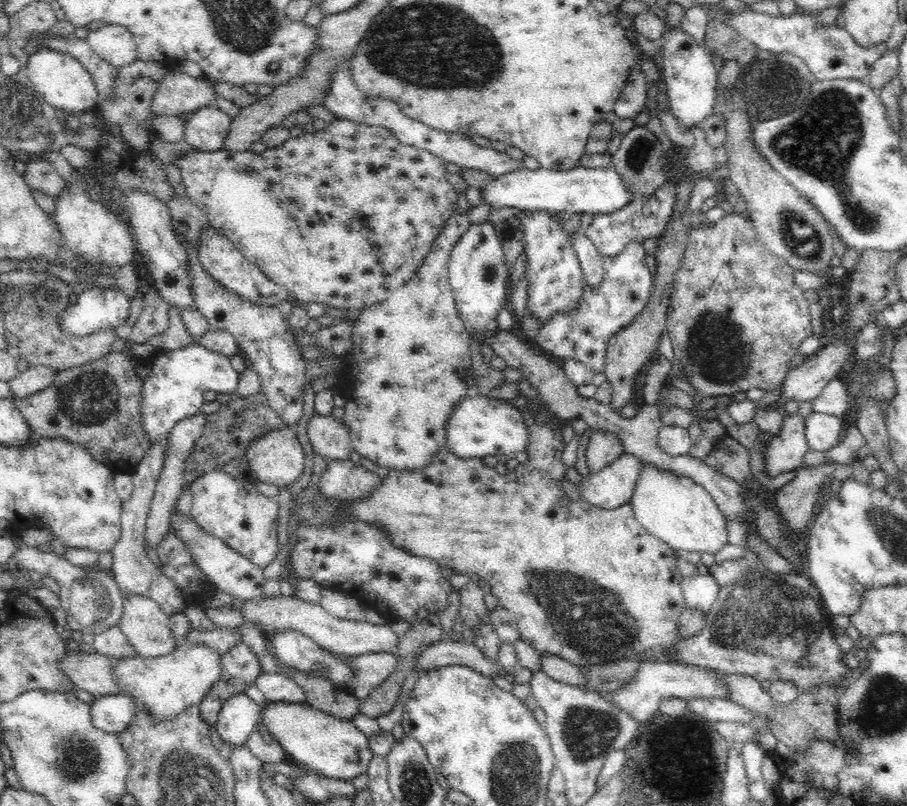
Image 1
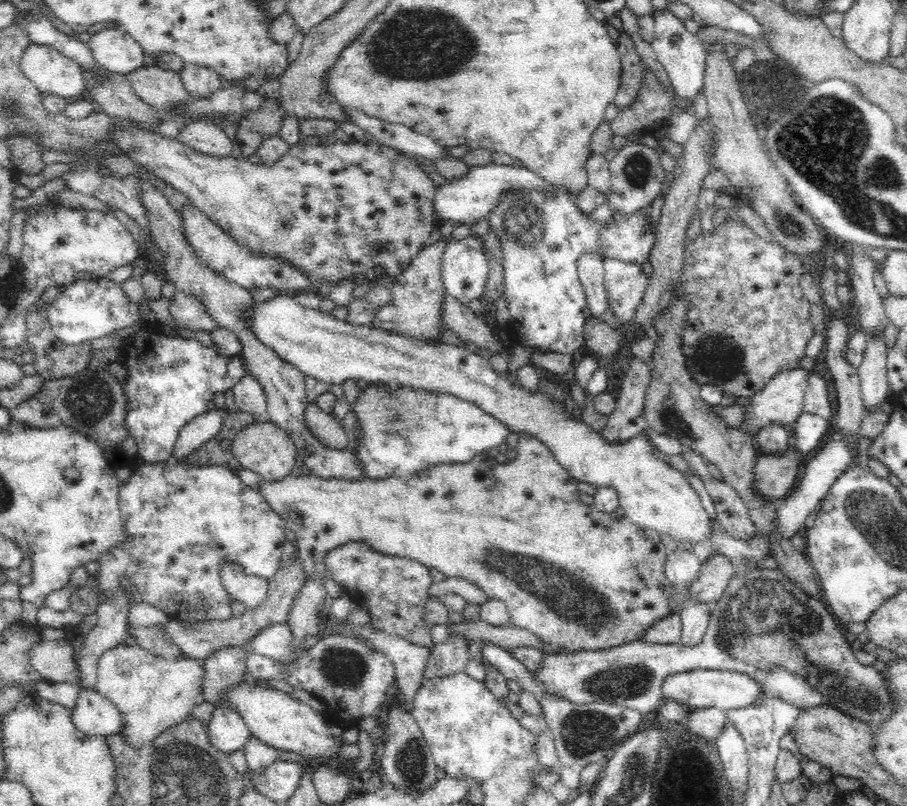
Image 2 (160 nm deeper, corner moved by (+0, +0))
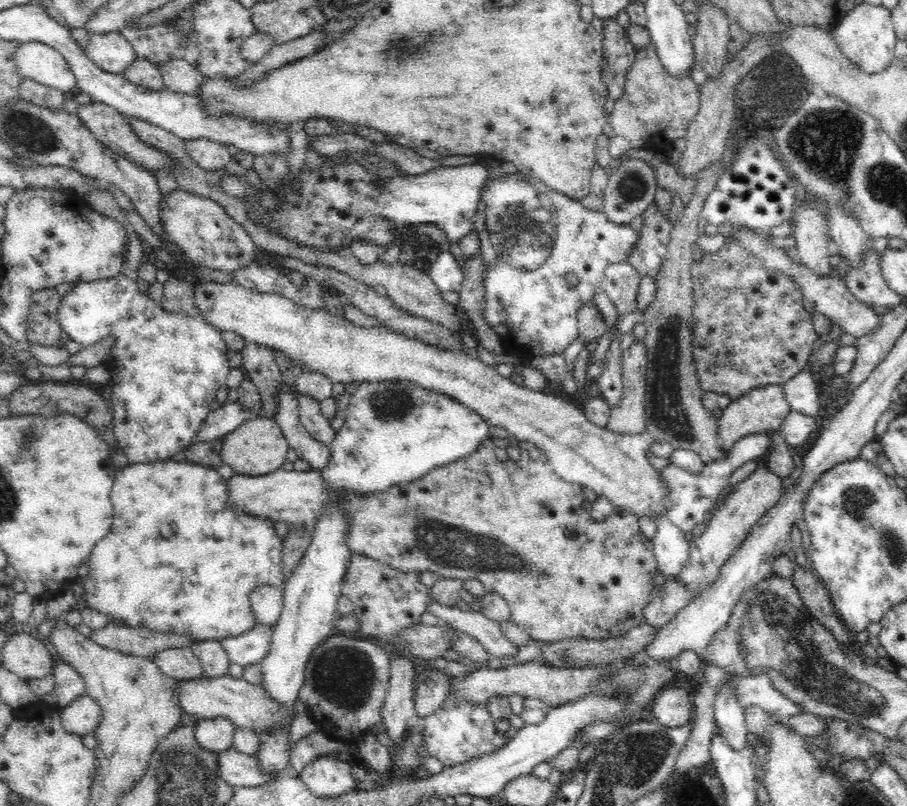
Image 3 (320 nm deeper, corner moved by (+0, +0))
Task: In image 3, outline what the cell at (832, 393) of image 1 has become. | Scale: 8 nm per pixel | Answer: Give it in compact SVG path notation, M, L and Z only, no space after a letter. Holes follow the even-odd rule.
M808 368L785 382L782 390L792 411L821 419L824 407L820 406L816 382Z

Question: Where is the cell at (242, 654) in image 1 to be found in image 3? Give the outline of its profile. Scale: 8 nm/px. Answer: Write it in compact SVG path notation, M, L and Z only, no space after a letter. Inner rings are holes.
M204 640L191 648L201 663L202 678L214 679L229 675L229 665L232 661L228 659L218 640Z

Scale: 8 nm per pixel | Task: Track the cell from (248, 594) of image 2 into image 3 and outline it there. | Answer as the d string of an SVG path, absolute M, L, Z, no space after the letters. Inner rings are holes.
M260 585L250 591L249 600L256 623L274 627L283 612L283 586Z

